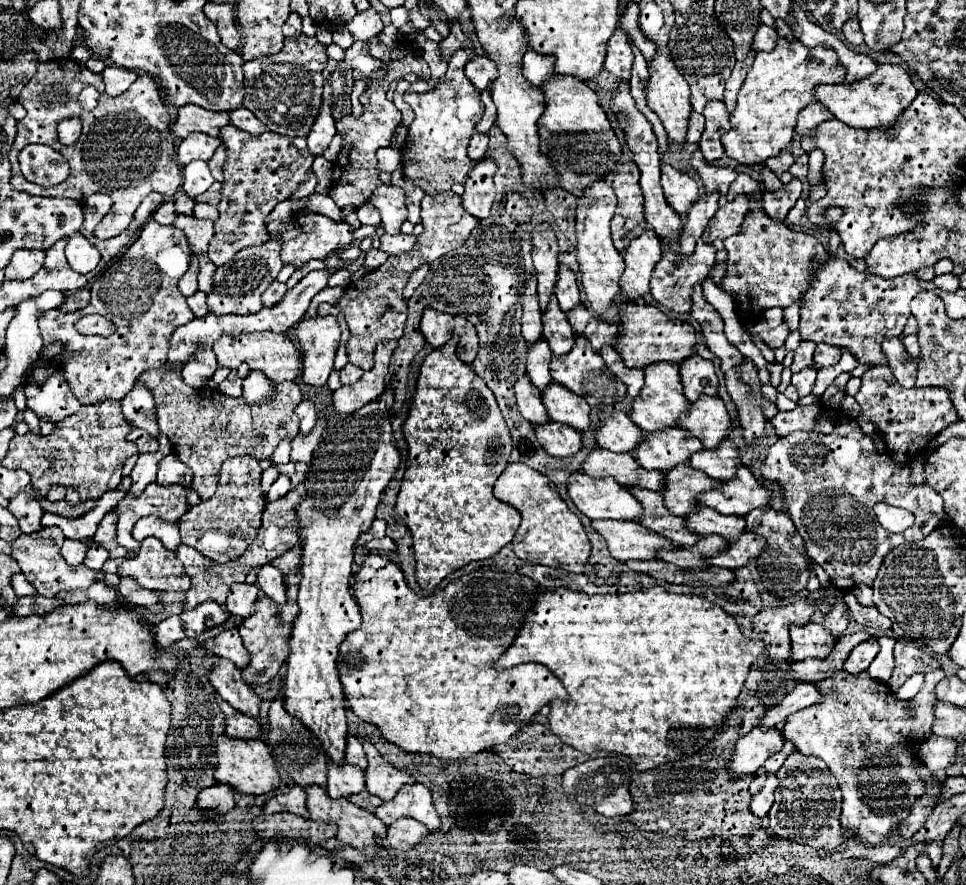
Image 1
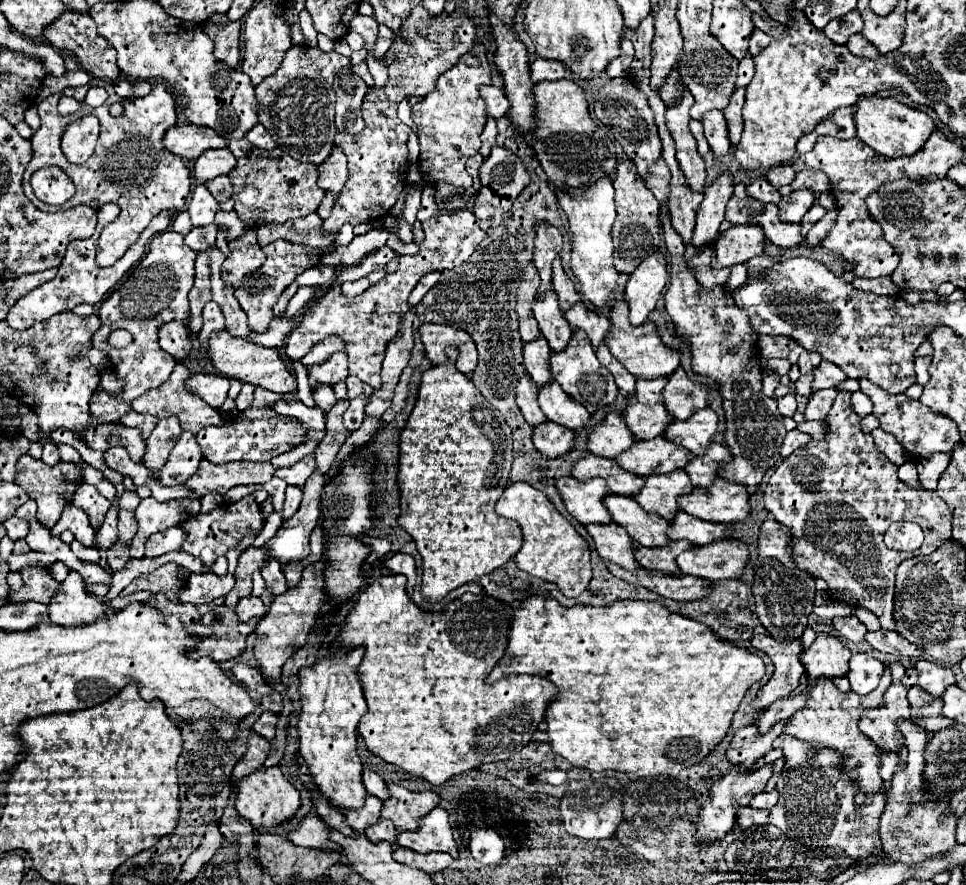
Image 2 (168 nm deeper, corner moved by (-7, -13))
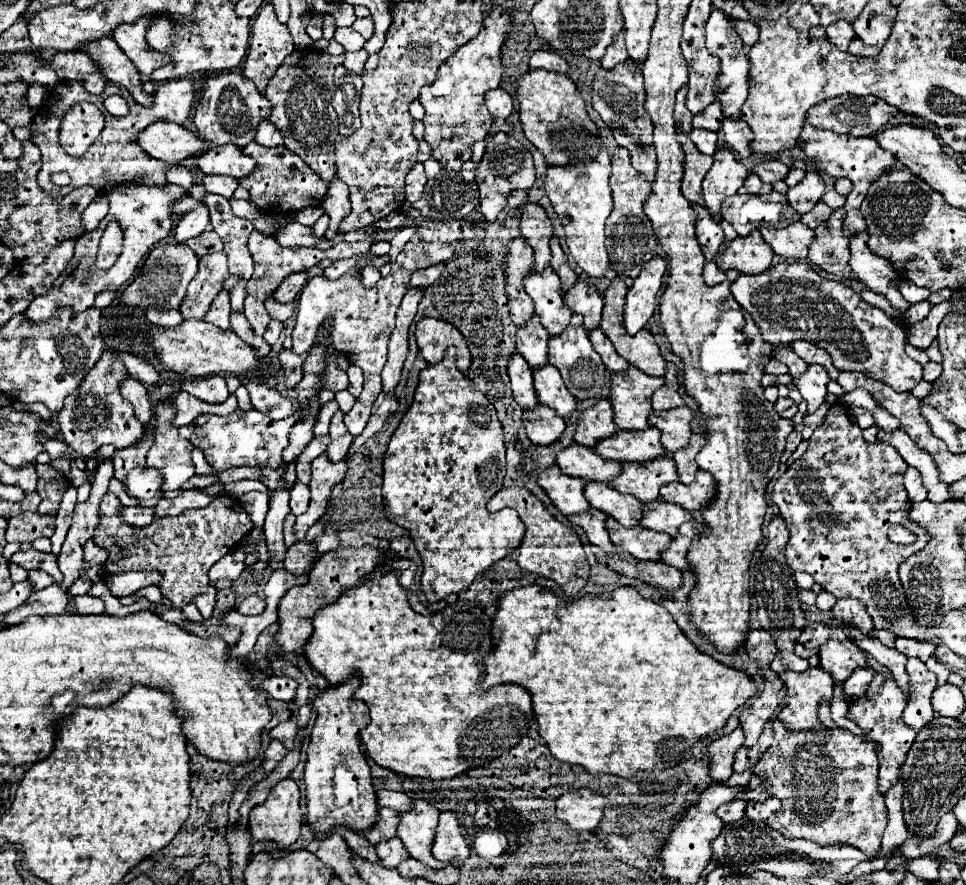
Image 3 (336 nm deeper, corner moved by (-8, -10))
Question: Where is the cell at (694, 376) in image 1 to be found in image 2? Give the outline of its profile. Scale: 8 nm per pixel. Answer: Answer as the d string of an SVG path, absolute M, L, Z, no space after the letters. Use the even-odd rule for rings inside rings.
M680 367L668 377L664 399L666 399L666 409L676 419L688 419L696 411L710 405L710 387L694 383Z

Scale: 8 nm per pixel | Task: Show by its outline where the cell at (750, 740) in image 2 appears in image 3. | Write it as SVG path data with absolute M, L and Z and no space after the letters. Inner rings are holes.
M735 728L731 734L721 736L717 740L713 740L707 748L705 754L711 762L709 766L709 776L717 782L725 782L729 780L729 776L733 774L731 766L733 766L733 756L735 752L743 746L743 730Z

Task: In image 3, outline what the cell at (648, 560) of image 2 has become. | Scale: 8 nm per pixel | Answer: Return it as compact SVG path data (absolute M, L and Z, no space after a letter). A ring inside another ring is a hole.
M607 516L605 526L609 530L611 542L631 552L637 560L659 560L659 550L671 542L665 532L655 532L643 526L625 528L611 516Z

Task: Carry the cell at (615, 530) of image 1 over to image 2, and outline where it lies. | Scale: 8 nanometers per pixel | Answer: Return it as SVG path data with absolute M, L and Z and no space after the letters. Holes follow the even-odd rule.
M608 523L608 525L586 525L588 533L594 539L594 547L602 559L608 559L628 571L638 571L640 563L634 557L636 545L634 539L620 527L618 523Z

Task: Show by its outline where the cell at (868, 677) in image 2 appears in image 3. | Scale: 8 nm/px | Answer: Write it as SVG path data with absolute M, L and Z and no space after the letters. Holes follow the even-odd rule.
M857 668L849 680L843 682L843 698L845 702L849 702L851 698L859 698L867 692L871 680L875 676L873 668Z

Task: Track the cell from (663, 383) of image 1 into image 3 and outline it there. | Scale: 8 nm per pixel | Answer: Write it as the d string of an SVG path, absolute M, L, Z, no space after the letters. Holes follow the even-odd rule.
M635 366L627 372L611 376L609 402L613 418L621 430L643 430L647 428L647 416L651 414L651 394L663 386L663 378L653 378Z

